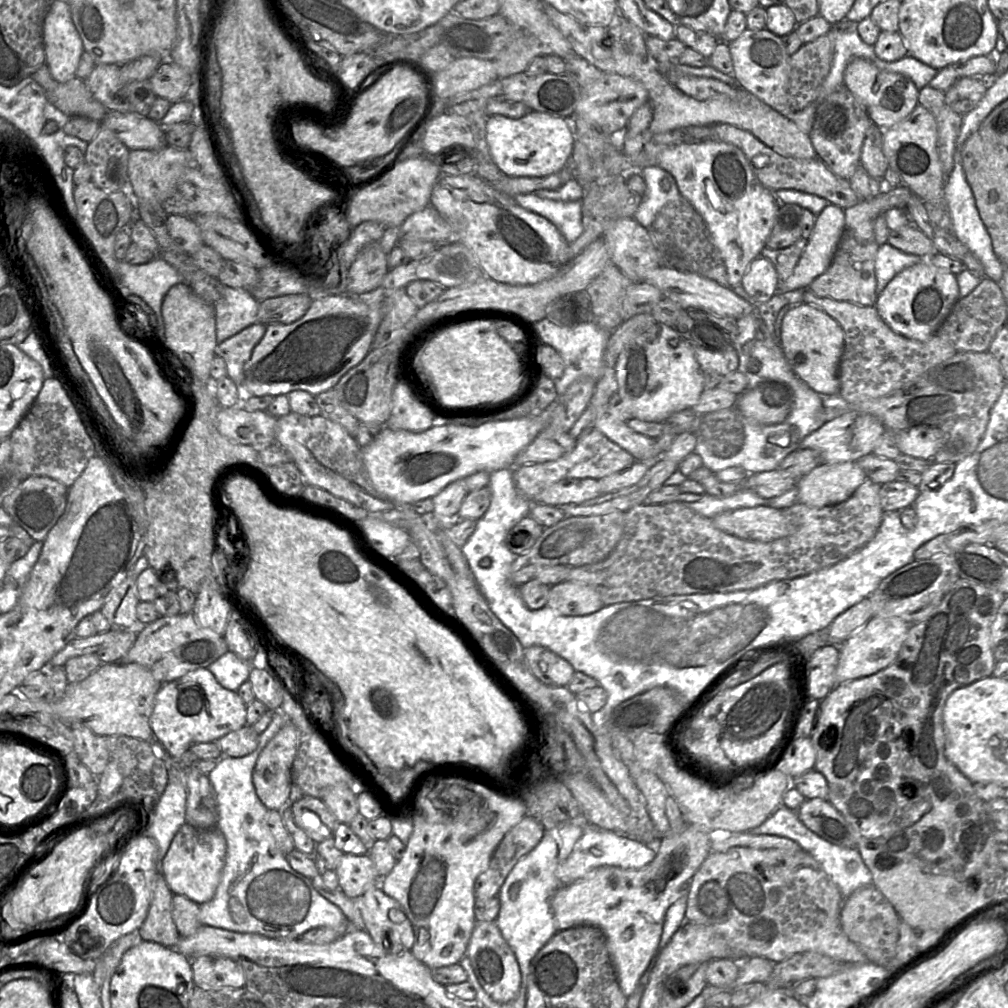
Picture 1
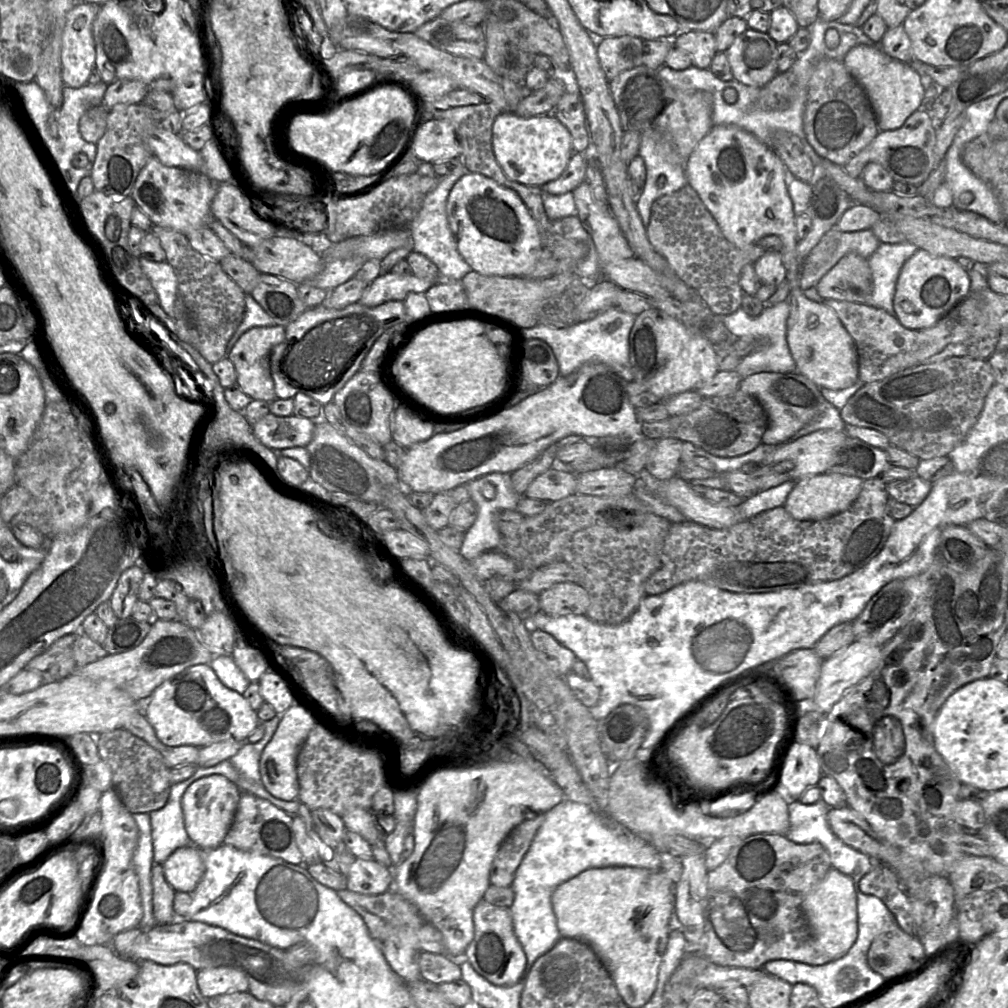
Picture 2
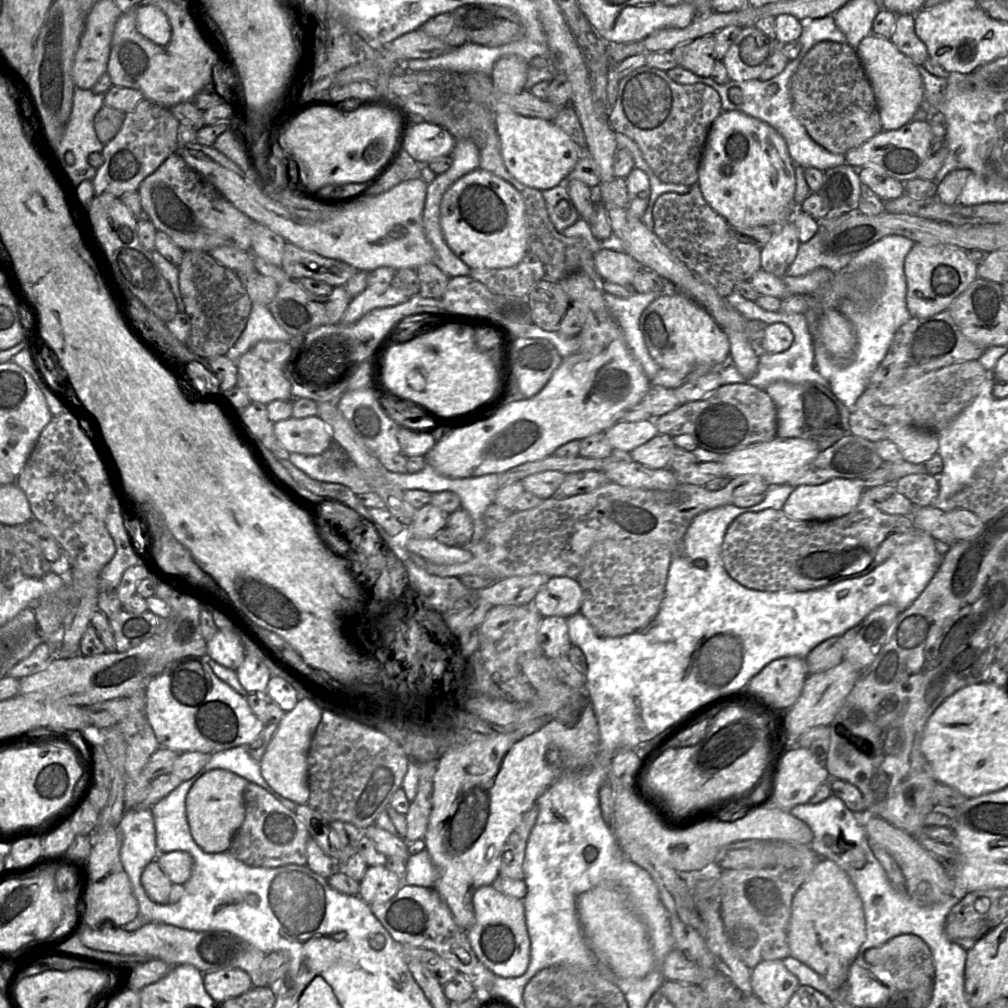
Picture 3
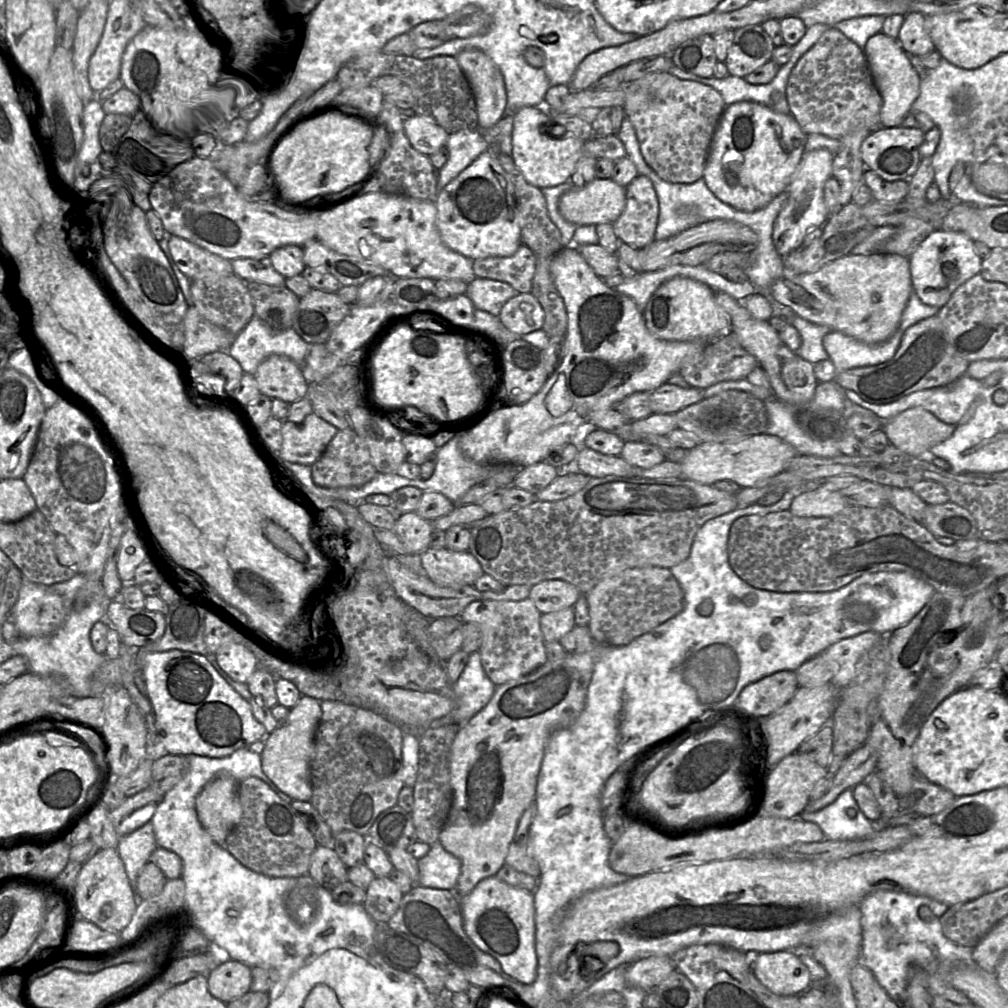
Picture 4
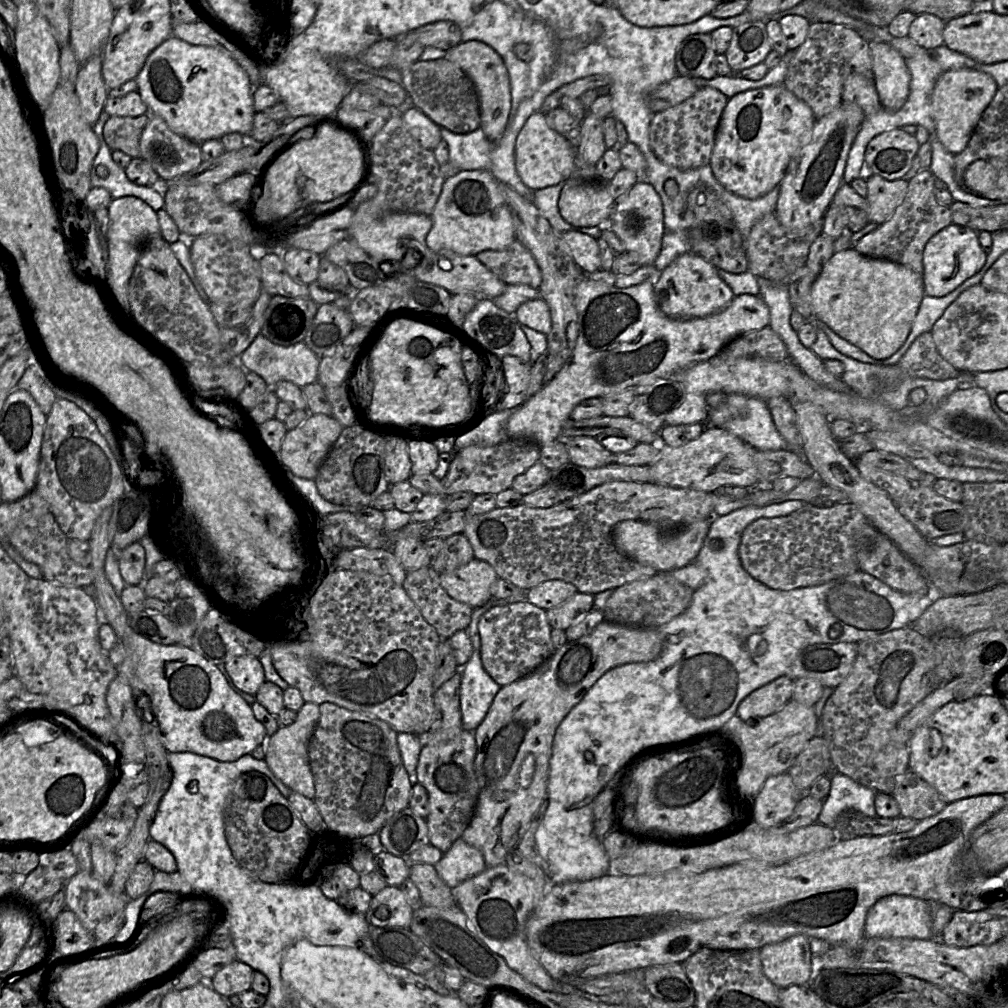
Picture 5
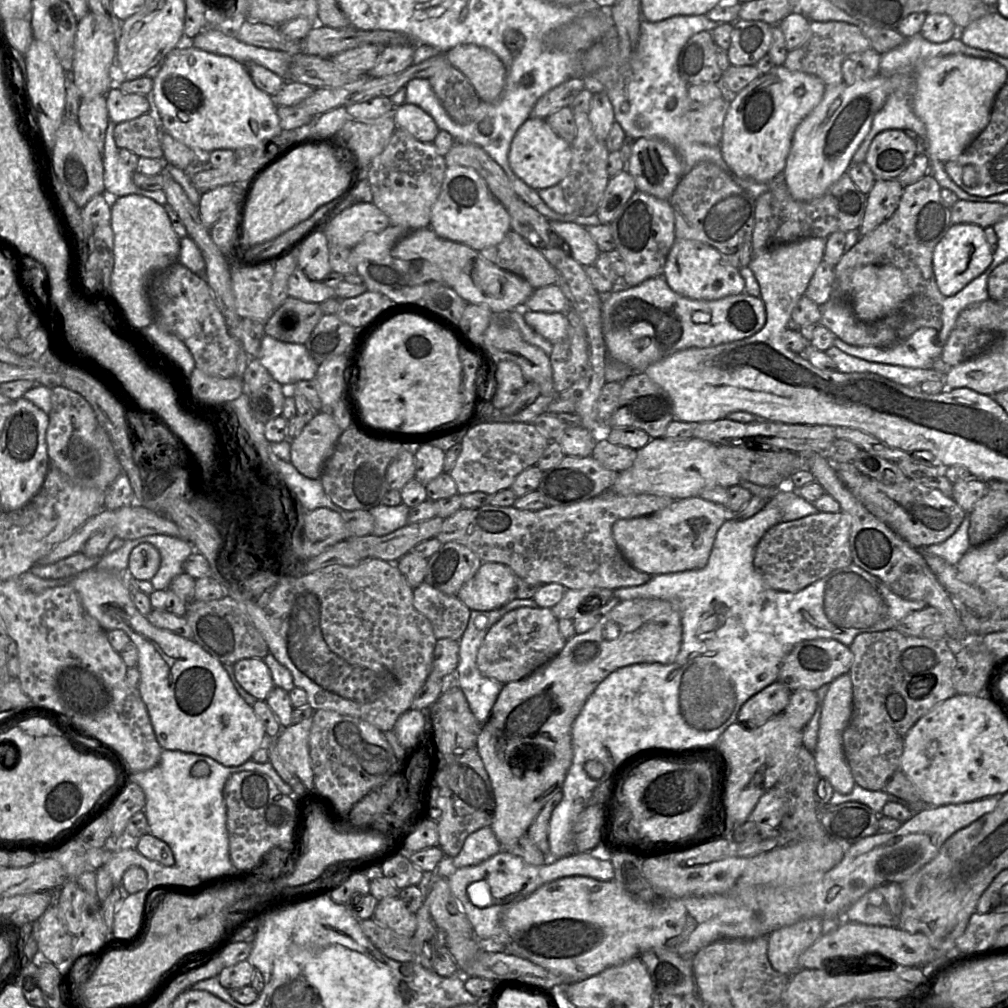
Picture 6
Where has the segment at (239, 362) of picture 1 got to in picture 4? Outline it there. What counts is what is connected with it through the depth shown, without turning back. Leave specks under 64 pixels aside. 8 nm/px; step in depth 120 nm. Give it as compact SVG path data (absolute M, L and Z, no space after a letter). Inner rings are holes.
M271 355L262 361L254 377L261 394L289 404L308 395L309 383L301 366L283 355Z

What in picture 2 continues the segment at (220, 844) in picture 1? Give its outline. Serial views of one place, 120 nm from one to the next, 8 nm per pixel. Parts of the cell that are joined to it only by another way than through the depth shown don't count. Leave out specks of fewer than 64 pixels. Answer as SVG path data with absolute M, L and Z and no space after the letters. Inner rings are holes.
M194 847L176 849L162 864L163 873L173 890L192 893L205 873L205 864Z

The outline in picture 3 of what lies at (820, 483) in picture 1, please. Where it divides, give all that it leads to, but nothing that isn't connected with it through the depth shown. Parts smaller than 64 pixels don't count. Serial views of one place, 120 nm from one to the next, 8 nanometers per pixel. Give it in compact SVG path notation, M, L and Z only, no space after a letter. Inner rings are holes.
M834 478L818 485L799 485L782 510L792 520L832 520L853 511L863 492L861 479Z

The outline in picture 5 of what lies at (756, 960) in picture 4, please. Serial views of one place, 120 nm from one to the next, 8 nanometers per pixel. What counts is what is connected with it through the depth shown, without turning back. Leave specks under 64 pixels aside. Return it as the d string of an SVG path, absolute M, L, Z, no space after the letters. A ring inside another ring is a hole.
M802 934L763 946L760 958L765 975L780 989L807 985L815 973L810 938Z

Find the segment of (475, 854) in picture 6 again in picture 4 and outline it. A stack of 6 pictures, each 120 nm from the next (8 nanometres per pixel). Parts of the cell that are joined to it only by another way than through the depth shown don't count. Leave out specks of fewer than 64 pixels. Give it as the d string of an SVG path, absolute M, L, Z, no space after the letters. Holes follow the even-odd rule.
M440 842L430 845L429 852L418 859L418 884L434 889L455 890L461 861L447 852Z

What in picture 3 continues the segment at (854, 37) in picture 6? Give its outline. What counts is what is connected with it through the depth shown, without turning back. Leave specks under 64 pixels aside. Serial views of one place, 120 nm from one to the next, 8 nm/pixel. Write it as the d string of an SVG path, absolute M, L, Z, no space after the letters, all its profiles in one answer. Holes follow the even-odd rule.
M822 41L804 56L790 81L793 110L809 136L834 154L845 154L882 131L873 88L855 48Z

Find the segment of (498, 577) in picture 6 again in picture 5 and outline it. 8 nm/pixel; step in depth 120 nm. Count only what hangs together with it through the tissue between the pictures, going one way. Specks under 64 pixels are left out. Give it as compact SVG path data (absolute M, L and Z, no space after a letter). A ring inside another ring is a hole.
M476 558L439 577L441 586L451 598L473 609L483 606L492 598L490 589L498 579L489 563Z

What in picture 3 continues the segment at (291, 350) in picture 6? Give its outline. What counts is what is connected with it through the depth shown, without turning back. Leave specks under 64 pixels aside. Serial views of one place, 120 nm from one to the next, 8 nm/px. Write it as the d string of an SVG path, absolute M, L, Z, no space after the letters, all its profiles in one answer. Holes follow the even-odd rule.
M252 303L246 326L226 356L237 365L241 356L260 341L290 342L292 338L277 323L267 305Z

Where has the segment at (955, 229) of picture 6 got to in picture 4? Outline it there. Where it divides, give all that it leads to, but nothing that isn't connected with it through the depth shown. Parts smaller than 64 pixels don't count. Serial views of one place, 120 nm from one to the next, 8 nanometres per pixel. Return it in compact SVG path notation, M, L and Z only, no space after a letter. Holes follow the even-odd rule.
M935 230L923 240L909 257L911 280L920 300L942 308L954 291L981 271L982 259L975 252L974 241L962 232Z

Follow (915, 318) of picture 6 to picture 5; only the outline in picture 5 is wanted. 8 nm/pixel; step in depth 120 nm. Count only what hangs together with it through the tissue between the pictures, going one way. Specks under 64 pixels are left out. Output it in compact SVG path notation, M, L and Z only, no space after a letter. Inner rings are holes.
M927 168L917 173L908 180L907 193L892 216L865 235L853 249L866 257L886 259L905 265L922 275L926 243L933 235L952 223L950 208L937 202L934 191L935 177L931 170Z

